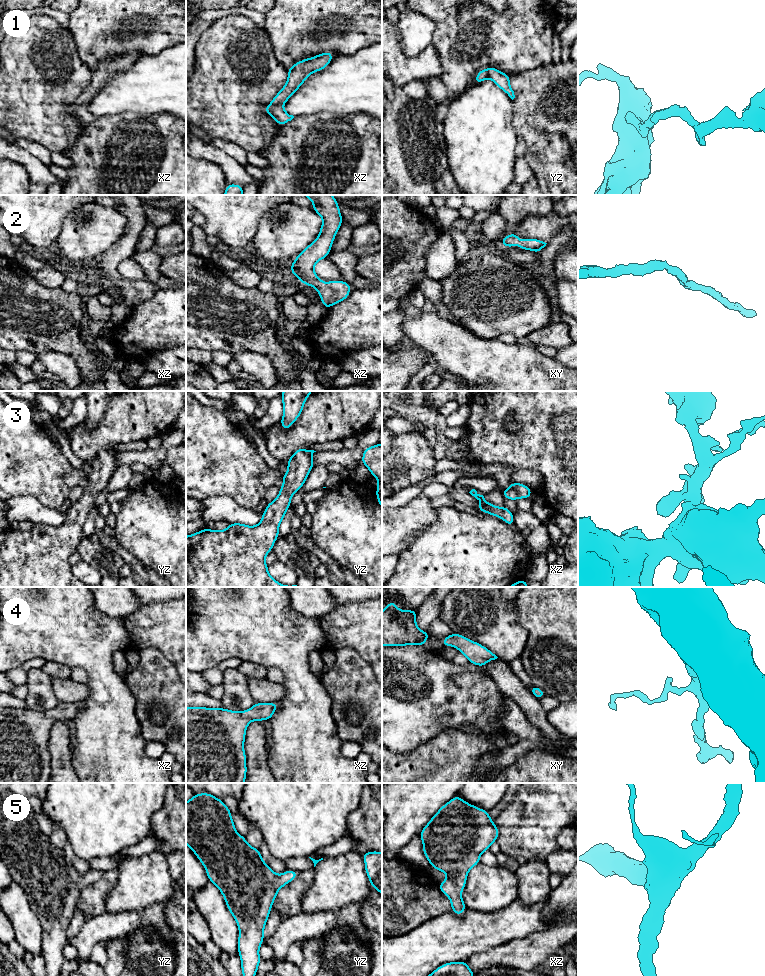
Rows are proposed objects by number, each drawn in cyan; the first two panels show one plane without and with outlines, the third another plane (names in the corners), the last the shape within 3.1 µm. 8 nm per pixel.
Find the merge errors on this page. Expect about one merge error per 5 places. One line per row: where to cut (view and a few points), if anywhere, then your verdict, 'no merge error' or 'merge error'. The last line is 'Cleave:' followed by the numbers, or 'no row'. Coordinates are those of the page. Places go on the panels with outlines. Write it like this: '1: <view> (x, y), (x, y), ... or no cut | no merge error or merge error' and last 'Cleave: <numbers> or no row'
1: no cut | no merge error
2: no cut | no merge error
3: no cut | no merge error
4: no cut | no merge error
5: no cut | no merge error
Cleave: no row

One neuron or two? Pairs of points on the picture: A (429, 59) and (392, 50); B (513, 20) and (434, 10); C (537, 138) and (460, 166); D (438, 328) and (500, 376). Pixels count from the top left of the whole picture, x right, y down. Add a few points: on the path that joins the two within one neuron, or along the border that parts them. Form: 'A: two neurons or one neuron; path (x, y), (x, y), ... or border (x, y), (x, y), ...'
A: one neuron; path (420, 62), (404, 62), (401, 59)
B: one neuron; path (493, 20), (454, 16)
C: two neurons; border (512, 112), (512, 124), (517, 135)
D: one neuron; path (453, 343), (465, 355), (485, 363)

